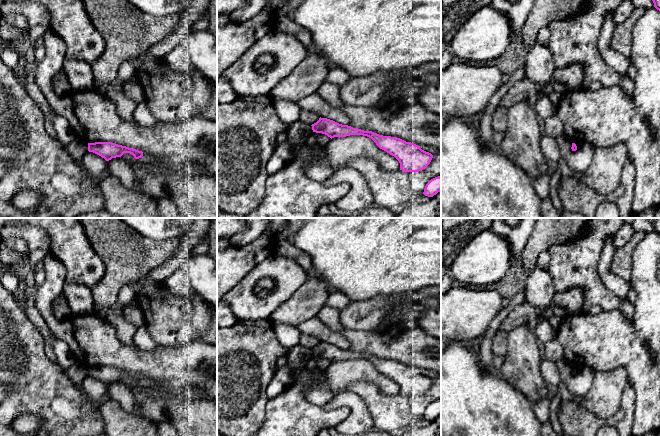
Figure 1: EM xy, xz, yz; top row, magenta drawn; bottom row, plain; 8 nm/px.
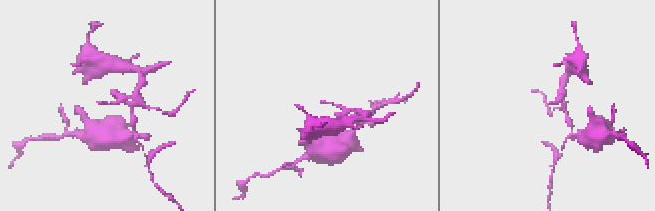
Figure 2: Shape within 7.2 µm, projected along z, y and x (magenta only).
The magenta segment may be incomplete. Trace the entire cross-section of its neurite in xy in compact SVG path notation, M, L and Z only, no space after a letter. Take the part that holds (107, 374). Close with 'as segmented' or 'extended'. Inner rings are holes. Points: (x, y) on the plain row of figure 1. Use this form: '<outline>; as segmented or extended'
M112 366L88 367L88 375L101 380L106 385L109 385L112 382L121 381L124 377L132 378L135 383L139 383L143 380L142 375L118 369Z; as segmented

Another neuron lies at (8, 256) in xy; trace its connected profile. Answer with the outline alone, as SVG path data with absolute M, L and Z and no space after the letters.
M0 240L0 260L3 263L13 265L21 262L23 258L23 255L9 248Z

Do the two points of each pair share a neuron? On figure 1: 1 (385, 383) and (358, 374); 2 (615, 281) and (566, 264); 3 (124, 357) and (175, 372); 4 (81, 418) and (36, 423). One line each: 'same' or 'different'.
1: same
2: different
3: same
4: different

